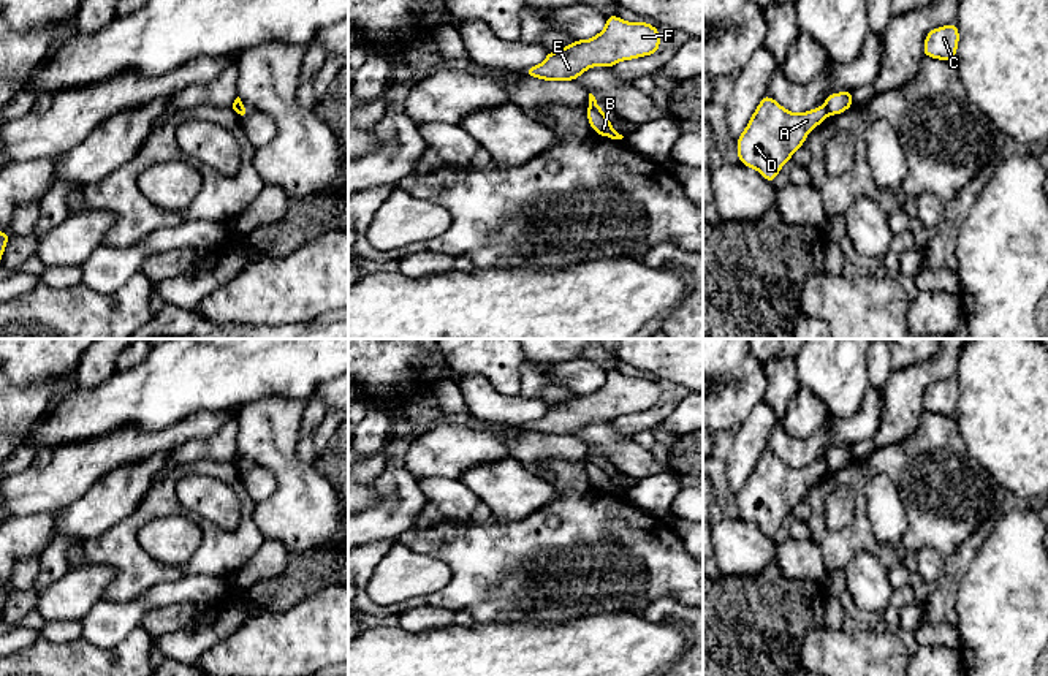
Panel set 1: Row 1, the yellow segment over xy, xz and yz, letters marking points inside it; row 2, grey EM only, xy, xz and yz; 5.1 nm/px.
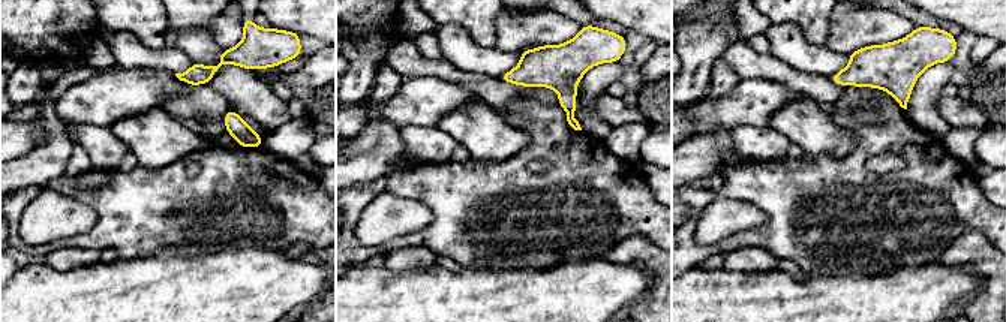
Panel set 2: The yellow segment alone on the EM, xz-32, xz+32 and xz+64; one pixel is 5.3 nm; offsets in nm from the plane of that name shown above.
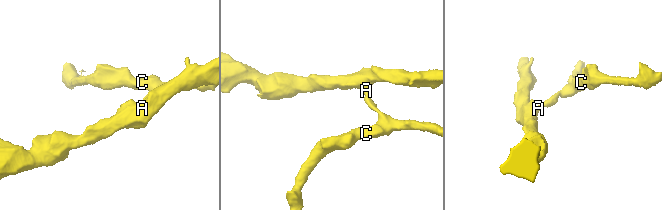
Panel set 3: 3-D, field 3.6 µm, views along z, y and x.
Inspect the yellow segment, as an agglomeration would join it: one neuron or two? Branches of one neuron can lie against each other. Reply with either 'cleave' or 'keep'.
cleave

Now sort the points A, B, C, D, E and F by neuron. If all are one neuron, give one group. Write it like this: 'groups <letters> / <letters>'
groups A D E F / B C

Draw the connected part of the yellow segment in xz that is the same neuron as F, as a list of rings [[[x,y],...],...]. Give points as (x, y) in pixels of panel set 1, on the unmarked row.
[[[606,370],[605,383],[589,394],[549,405],[546,413],[524,426],[541,435],[576,435],[592,421],[613,423],[622,415],[647,412],[660,405],[660,386],[649,377],[628,377]]]

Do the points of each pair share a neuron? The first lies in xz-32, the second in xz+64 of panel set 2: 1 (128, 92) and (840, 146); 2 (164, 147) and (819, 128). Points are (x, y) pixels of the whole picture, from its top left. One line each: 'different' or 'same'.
1: different
2: same

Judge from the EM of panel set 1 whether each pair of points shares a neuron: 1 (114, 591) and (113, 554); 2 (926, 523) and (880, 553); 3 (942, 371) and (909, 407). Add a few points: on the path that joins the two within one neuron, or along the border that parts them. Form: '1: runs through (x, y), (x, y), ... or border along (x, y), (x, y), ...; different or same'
1: runs through (121, 581), (121, 564); same
2: runs through (915, 534), (896, 553), (892, 553); same
3: runs through (931, 372), (909, 396); same

